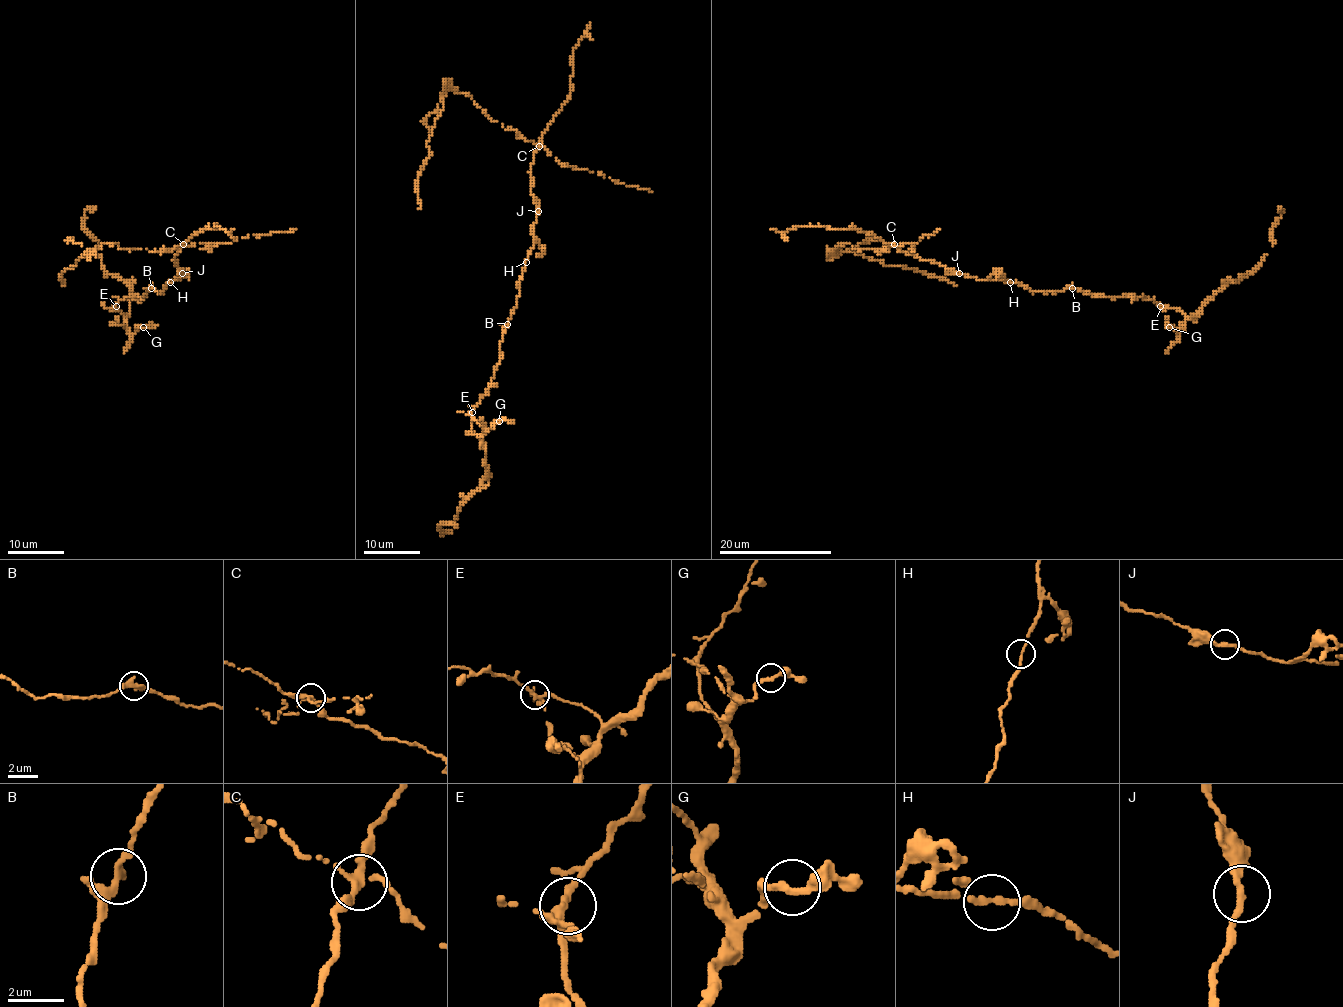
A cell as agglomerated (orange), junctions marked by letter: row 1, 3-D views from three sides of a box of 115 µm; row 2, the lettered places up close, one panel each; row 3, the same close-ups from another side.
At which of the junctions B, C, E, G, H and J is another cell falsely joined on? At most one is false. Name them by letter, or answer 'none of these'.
C

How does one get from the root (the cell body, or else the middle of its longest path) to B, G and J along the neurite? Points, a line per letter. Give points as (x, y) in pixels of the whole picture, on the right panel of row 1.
B: (1008, 282), (1017, 282), (1033, 292), (1062, 292), (1072, 288)
G: (1008, 282), (1033, 292), (1076, 288), (1096, 296), (1149, 297), (1186, 316), (1179, 333), (1169, 327)
J: (1008, 282), (980, 281), (959, 274)

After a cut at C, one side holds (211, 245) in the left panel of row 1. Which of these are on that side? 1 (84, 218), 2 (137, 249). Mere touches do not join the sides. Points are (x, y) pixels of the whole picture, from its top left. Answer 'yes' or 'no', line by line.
1: no
2: yes

